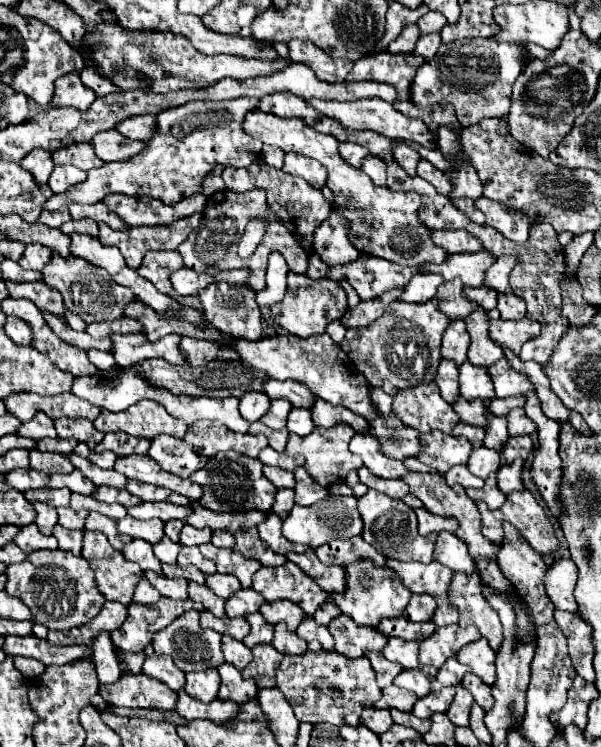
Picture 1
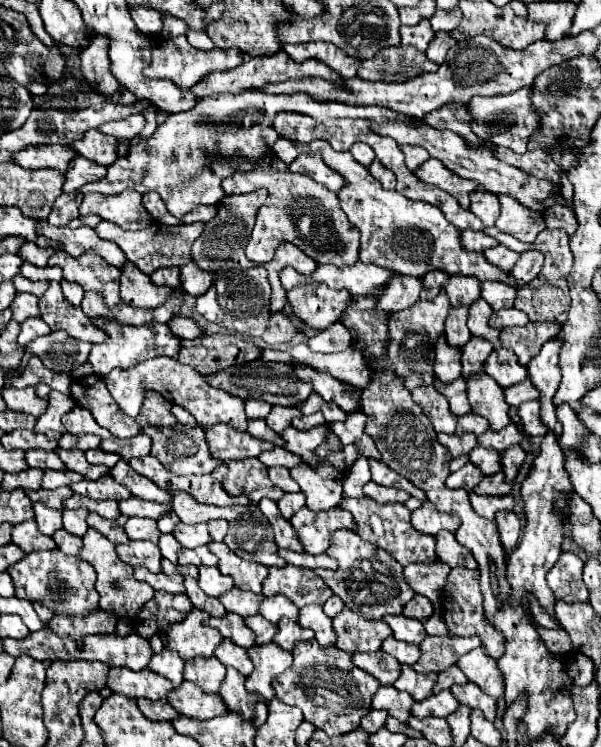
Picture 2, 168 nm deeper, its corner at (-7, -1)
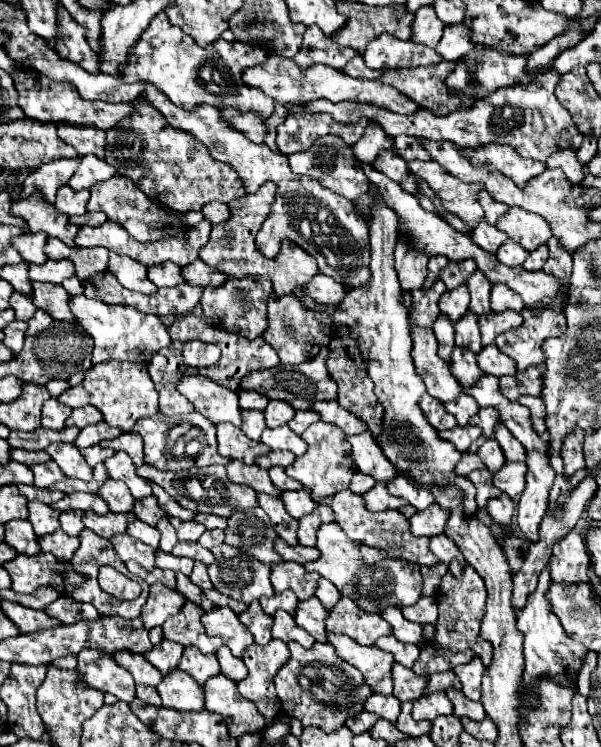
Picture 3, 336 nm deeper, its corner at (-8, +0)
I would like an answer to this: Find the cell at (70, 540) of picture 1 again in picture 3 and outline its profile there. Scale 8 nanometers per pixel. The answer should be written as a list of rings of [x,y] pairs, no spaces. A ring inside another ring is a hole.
[[[62,529],[50,533],[50,535],[44,535],[44,537],[38,537],[40,541],[40,549],[42,551],[50,551],[56,555],[56,559],[64,559],[64,561],[70,561],[74,551],[80,547],[80,541],[78,537],[68,537]]]

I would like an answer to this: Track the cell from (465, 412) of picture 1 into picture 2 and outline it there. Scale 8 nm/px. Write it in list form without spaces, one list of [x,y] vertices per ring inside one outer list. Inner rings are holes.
[[[435,378],[433,386],[447,398],[449,406],[451,406],[451,412],[455,416],[463,416],[471,410],[471,404],[467,400],[467,390],[465,390],[465,378],[457,378],[455,382],[449,382],[449,384],[441,384],[439,378]]]

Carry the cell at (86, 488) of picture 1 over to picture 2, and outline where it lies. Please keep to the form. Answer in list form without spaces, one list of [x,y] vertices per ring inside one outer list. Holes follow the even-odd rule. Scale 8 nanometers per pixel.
[[[45,470],[41,488],[59,488],[59,486],[69,486],[73,482],[73,474],[69,470]]]

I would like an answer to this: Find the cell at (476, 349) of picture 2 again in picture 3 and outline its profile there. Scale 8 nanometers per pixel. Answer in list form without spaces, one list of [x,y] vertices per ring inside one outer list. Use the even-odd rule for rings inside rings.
[[[466,313],[462,317],[462,321],[458,321],[456,325],[456,345],[462,349],[470,349],[474,353],[480,353],[484,349],[482,341],[480,341],[480,331],[478,331],[478,317],[474,313]]]

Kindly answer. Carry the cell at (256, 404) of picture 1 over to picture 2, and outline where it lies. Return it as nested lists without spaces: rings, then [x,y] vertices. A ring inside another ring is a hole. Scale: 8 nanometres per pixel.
[[[253,398],[245,400],[247,418],[267,418],[269,410],[271,410],[271,404],[267,404],[263,400],[253,400]]]

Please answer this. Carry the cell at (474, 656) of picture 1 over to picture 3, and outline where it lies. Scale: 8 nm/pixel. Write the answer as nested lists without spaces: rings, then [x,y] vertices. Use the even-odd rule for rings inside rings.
[[[472,657],[470,663],[456,667],[456,675],[462,681],[462,691],[468,699],[472,701],[480,701],[480,677],[484,673],[484,663],[480,661],[480,657]]]

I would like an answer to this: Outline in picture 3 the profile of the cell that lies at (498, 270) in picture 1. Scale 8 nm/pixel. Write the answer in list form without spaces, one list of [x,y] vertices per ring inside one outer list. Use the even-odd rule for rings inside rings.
[[[540,245],[540,249],[536,249],[536,251],[532,251],[528,255],[528,259],[524,261],[522,267],[528,269],[528,271],[540,271],[546,259],[548,259],[548,247],[546,245]]]

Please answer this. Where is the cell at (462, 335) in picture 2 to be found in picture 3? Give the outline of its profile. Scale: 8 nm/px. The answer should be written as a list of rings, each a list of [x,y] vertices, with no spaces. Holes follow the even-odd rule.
[[[460,285],[460,289],[452,289],[452,291],[446,291],[444,297],[440,299],[440,311],[448,317],[450,323],[458,323],[466,311],[468,311],[468,289],[466,285]]]

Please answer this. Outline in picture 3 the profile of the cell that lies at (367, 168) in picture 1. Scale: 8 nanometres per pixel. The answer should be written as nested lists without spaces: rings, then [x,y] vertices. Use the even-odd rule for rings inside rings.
[[[380,151],[372,167],[384,175],[388,175],[392,181],[400,183],[404,177],[408,177],[408,165],[402,157],[398,157],[394,151]]]

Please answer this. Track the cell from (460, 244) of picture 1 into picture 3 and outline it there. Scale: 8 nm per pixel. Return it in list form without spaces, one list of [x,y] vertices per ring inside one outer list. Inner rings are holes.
[[[480,221],[480,225],[472,231],[472,241],[474,241],[478,247],[482,247],[484,251],[488,251],[488,253],[496,253],[498,247],[500,247],[506,239],[508,239],[506,233],[498,231],[496,227],[488,225],[486,221]]]

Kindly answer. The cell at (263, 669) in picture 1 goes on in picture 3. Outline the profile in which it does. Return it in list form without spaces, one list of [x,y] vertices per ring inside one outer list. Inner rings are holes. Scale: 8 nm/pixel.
[[[272,639],[268,645],[250,645],[242,659],[248,667],[248,677],[238,683],[238,691],[242,697],[256,703],[258,711],[266,717],[270,725],[280,713],[282,705],[274,691],[274,675],[288,663],[290,651],[284,641]]]

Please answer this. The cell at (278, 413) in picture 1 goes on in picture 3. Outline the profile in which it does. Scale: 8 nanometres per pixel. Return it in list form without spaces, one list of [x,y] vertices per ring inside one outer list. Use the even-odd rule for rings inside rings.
[[[270,401],[268,407],[266,407],[266,411],[264,411],[264,415],[266,415],[266,425],[268,425],[270,429],[280,427],[280,425],[288,423],[288,421],[294,417],[294,413],[296,413],[296,411],[294,411],[292,405],[288,405],[286,401]]]

